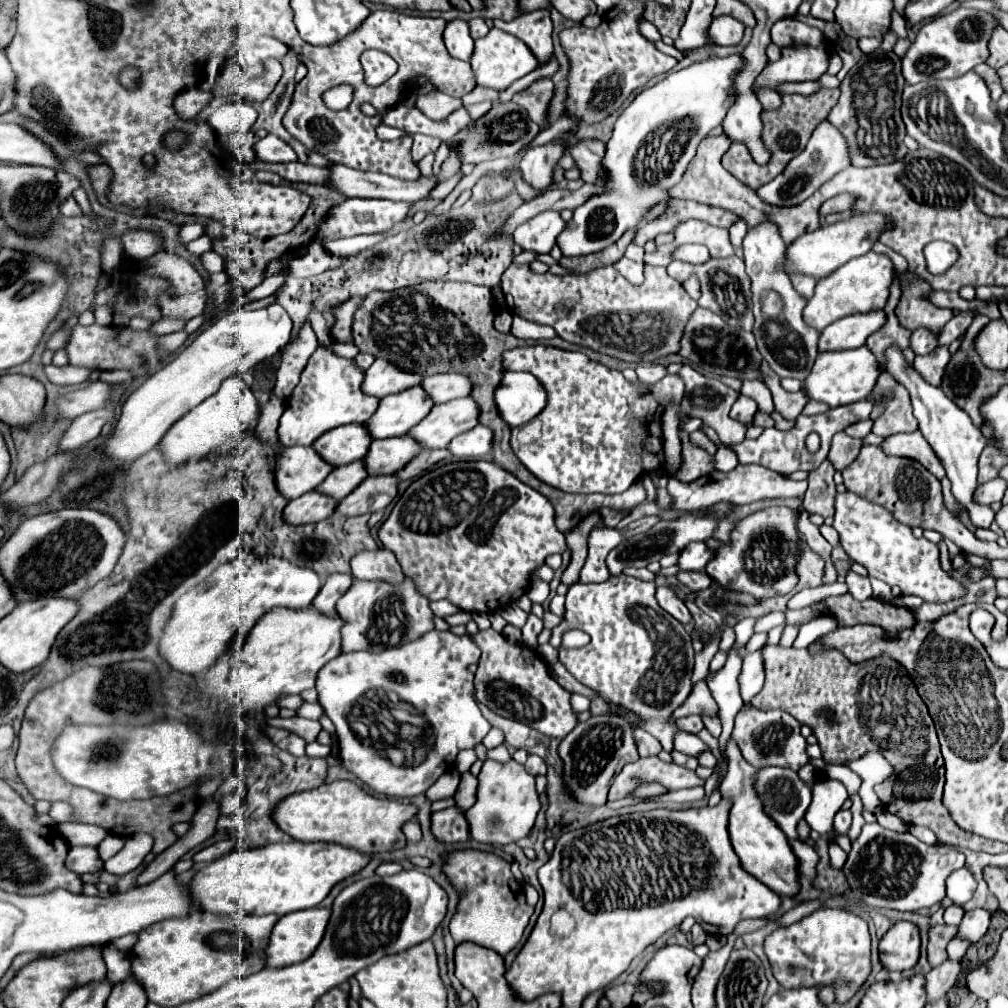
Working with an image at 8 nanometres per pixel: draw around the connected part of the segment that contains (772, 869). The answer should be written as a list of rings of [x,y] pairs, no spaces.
[[[729,740],[729,744],[727,744],[727,756],[729,756],[729,772],[721,784],[721,794],[733,798],[733,808],[729,814],[729,834],[731,834],[731,844],[741,860],[741,866],[749,874],[753,874],[757,880],[767,884],[779,896],[793,898],[799,892],[797,856],[793,854],[785,832],[781,832],[781,828],[777,828],[775,820],[765,816],[765,810],[761,808],[761,798],[757,796],[757,790],[753,788],[757,768],[749,766],[743,760],[743,756],[733,740]]]

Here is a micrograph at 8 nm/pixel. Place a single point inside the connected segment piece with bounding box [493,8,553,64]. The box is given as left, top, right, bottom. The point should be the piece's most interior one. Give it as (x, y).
(535, 28)

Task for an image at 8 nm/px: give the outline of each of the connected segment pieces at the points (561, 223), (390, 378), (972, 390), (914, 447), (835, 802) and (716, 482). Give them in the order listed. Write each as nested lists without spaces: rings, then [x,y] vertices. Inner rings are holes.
[[[549,210],[533,216],[525,224],[517,226],[515,230],[515,244],[523,250],[535,250],[539,254],[547,254],[553,246],[557,236],[565,230],[565,220],[559,212]]]
[[[377,358],[373,366],[367,370],[367,376],[363,380],[363,392],[383,398],[387,394],[401,392],[405,388],[417,386],[423,382],[423,376],[417,376],[417,372],[405,372],[397,368],[395,364],[389,364],[389,360]]]
[[[977,316],[973,320],[973,324],[969,326],[967,334],[965,334],[965,340],[961,342],[959,350],[951,356],[947,368],[945,368],[945,376],[943,376],[943,382],[941,382],[941,390],[945,392],[947,398],[951,398],[961,410],[965,410],[973,424],[979,428],[981,426],[981,414],[979,414],[979,406],[981,402],[987,398],[987,396],[993,396],[997,392],[997,386],[993,382],[993,370],[991,368],[985,368],[981,364],[981,358],[977,356],[977,350],[973,348],[975,344],[975,338],[977,338],[977,332],[981,332],[981,326],[985,326],[989,322],[987,316]]]
[[[919,430],[917,432],[911,432],[911,434],[893,434],[893,436],[887,436],[879,444],[879,448],[885,454],[889,454],[889,456],[917,460],[919,464],[923,464],[937,478],[943,478],[945,476],[945,468],[941,466],[939,458],[929,448],[929,444],[925,442],[925,438],[923,438],[923,434]]]
[[[821,778],[813,784],[813,802],[805,814],[805,822],[811,830],[831,832],[833,816],[849,798],[847,788],[839,780]]]
[[[739,464],[731,472],[713,472],[709,476],[703,476],[701,480],[693,484],[683,484],[675,478],[669,478],[667,482],[667,492],[671,496],[671,510],[679,512],[699,512],[715,502],[729,500],[733,504],[751,504],[757,500],[767,500],[767,498],[791,498],[791,496],[803,496],[807,490],[807,482],[795,482],[795,480],[785,480],[781,474],[759,466],[759,464]]]

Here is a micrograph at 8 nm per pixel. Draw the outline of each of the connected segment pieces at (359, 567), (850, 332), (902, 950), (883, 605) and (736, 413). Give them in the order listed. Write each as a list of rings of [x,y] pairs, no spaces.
[[[387,548],[357,552],[357,556],[351,558],[351,574],[357,580],[383,580],[389,584],[403,580],[403,570]]]
[[[873,310],[865,314],[845,316],[829,324],[819,338],[819,350],[847,350],[859,348],[865,340],[885,324],[885,312]]]
[[[895,922],[879,942],[881,962],[889,972],[913,968],[919,960],[919,950],[921,936],[913,922]]]
[[[829,596],[829,612],[839,620],[839,624],[877,624],[887,632],[901,632],[913,626],[913,612],[907,608],[897,608],[889,602],[869,598],[865,602],[853,600],[853,596]]]
[[[741,396],[741,398],[733,404],[733,408],[731,408],[733,420],[741,420],[743,424],[751,424],[755,412],[757,412],[757,402],[751,400],[751,398],[747,398],[747,396]]]

